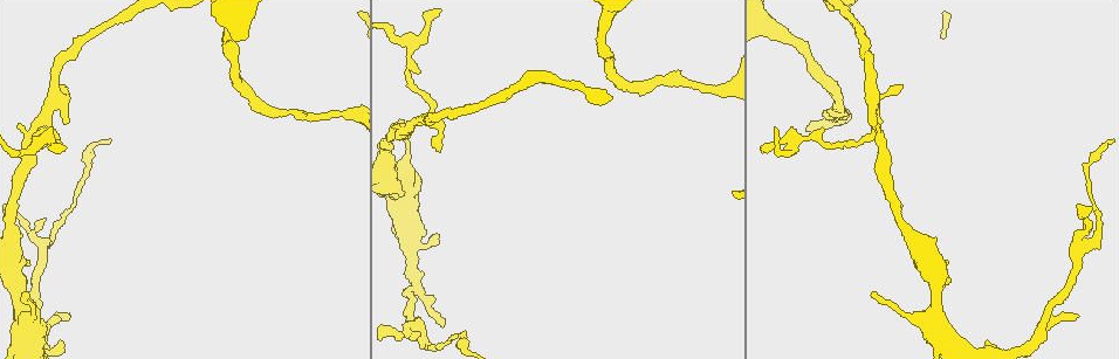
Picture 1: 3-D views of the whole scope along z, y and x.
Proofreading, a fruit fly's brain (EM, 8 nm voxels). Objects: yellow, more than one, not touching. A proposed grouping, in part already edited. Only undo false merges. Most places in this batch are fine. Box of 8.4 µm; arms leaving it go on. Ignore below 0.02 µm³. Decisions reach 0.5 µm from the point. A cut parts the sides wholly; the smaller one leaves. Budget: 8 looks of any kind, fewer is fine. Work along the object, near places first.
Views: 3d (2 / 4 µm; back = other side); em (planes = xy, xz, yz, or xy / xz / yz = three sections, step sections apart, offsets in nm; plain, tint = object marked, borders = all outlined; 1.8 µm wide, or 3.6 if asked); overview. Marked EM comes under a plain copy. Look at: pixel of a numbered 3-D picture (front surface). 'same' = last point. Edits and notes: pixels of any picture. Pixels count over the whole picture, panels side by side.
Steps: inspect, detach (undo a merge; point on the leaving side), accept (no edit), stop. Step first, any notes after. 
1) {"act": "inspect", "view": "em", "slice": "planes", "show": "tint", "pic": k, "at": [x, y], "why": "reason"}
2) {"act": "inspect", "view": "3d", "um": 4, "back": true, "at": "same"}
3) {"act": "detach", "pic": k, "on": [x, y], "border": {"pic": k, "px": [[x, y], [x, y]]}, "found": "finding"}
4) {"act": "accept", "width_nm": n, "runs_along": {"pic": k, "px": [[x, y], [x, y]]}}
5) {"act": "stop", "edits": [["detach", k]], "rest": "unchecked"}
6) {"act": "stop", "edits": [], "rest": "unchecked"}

{"act": "inspect", "view": "em", "slice": "yz", "step": 4, "show": "tint", "pic": 1, "at": [872, 119], "why": "four-way junction"}

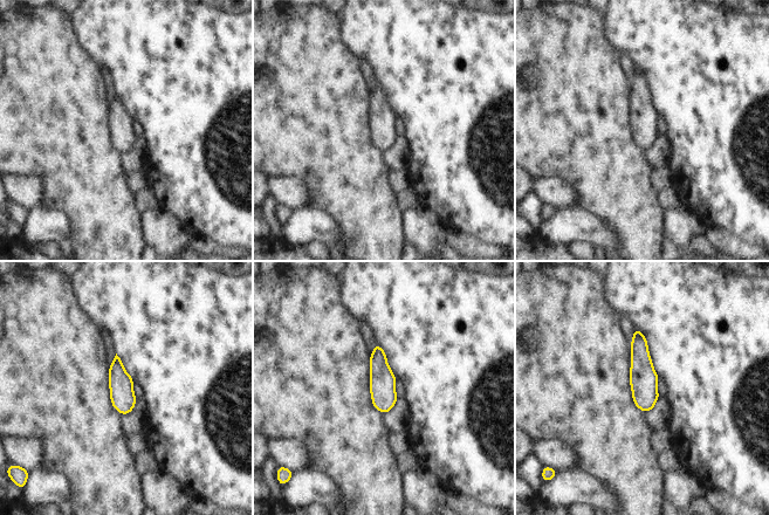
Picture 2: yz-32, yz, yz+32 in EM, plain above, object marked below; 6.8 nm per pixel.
{"act": "inspect", "view": "em", "slice": "planes", "show": "tint", "at": "same"}

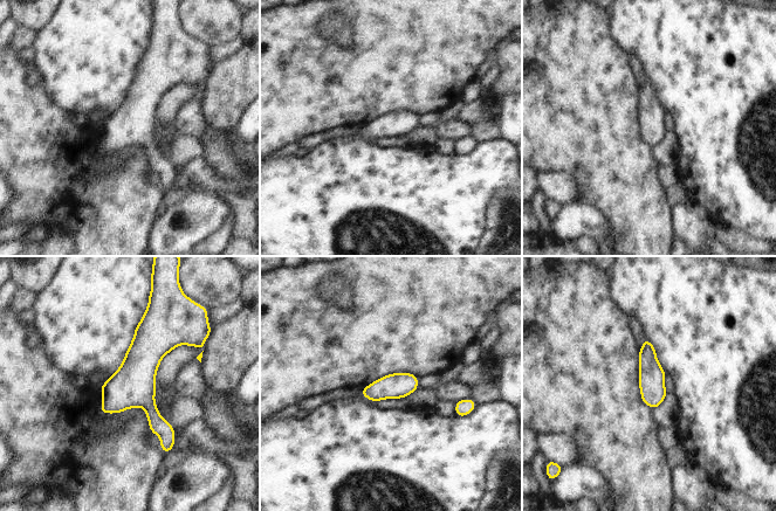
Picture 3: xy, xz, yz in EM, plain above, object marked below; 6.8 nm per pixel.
{"act": "accept", "width_nm": 180, "found": "all the same neuron"}

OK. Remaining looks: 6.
{"act": "inspect", "view": "3d", "um": 4, "pic": 1, "at": [607, 13]}

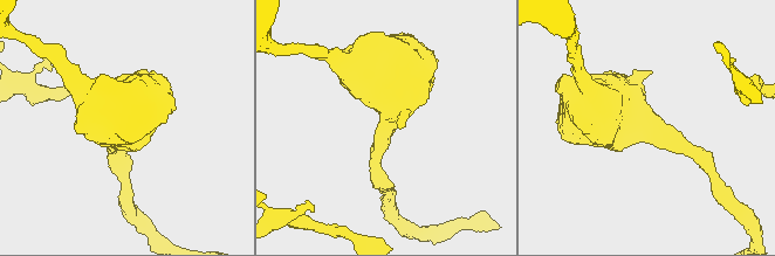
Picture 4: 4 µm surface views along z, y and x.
{"act": "inspect", "view": "em", "um": 3.6, "slice": "yz", "step": 4, "show": "tint", "pic": 4, "at": [386, 129]}

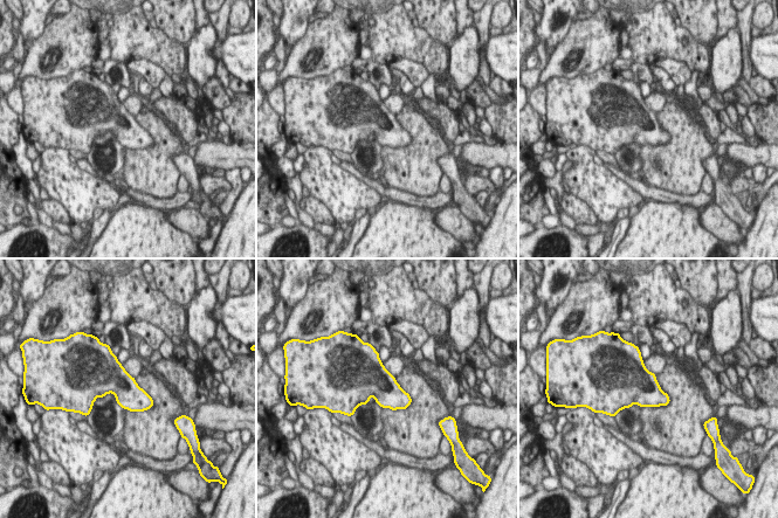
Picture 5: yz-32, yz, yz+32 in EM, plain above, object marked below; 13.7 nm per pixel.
{"act": "inspect", "view": "em", "um": 3.6, "slice": "planes", "show": "tint", "at": "same", "why": "cut it another way"}

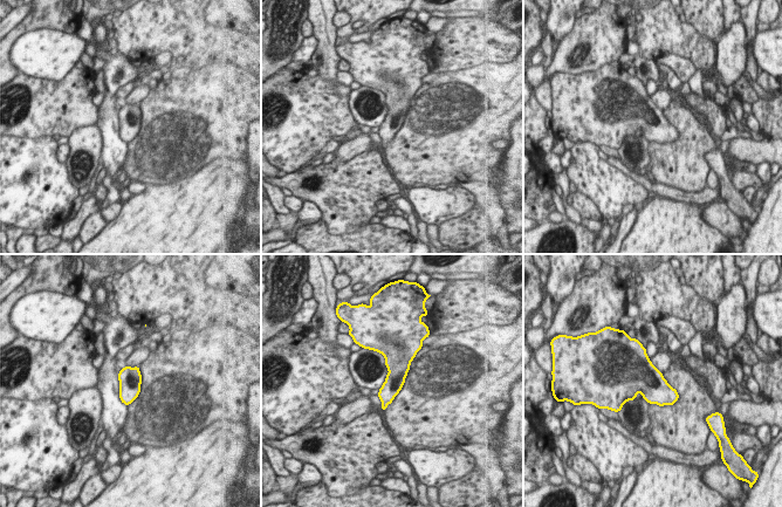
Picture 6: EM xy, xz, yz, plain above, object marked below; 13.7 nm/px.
{"act": "accept", "found": "one neuron here"}

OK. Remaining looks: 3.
{"act": "inspect", "view": "em", "um": 3.6, "slice": "planes", "show": "tint", "pic": 1, "at": [401, 184], "why": "a narrow waist"}

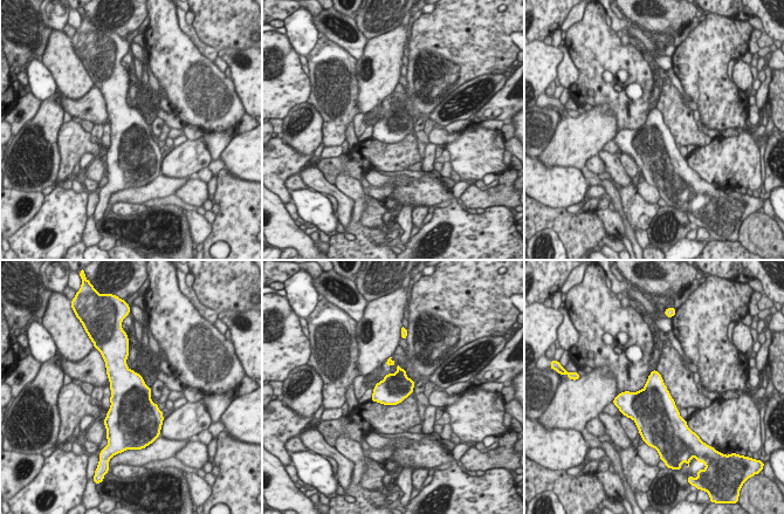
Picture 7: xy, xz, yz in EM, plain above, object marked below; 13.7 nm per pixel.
{"act": "accept", "found": "all the same neuron"}

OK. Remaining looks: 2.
{"act": "stop", "edits": [], "rest": "unchecked"}

